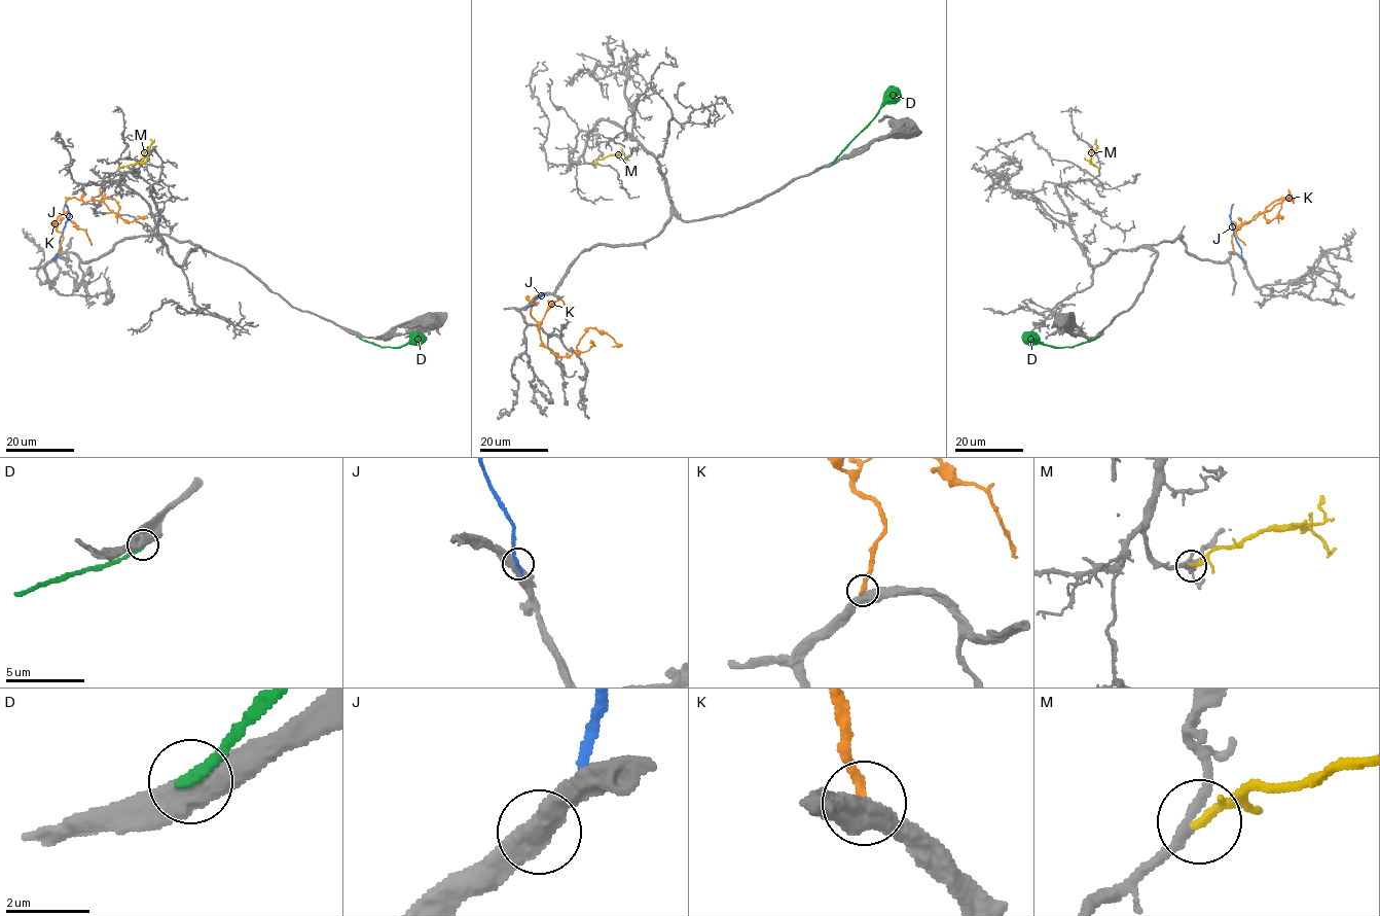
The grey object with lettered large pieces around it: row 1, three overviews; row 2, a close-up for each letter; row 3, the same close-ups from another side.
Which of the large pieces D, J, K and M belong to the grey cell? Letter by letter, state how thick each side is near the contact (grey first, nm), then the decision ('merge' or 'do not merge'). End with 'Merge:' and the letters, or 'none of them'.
D: calibres 480 and 260 nm; do not merge
J: calibres 550 and 300 nm; do not merge
K: calibres 500 and 260 nm; do not merge
M: calibres 240 and 240 nm; merge
Merge: M

